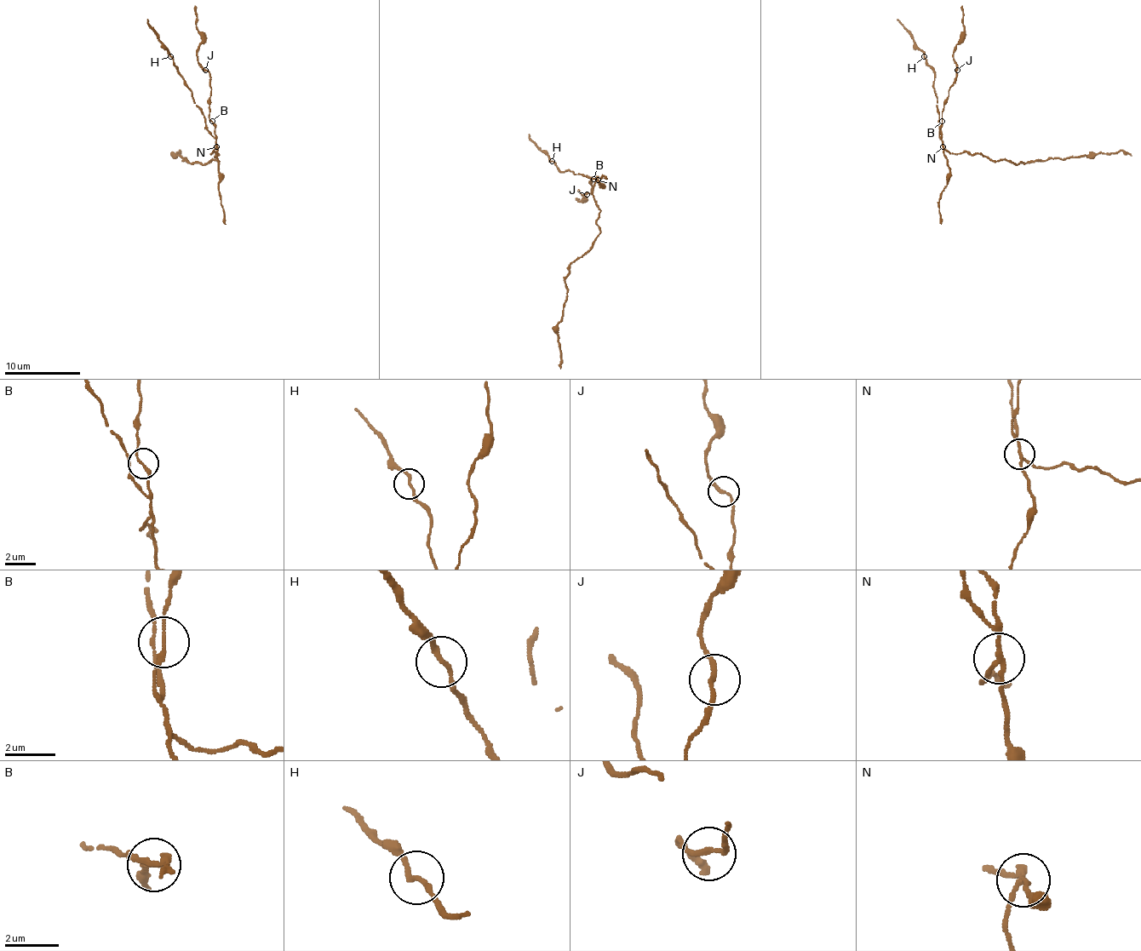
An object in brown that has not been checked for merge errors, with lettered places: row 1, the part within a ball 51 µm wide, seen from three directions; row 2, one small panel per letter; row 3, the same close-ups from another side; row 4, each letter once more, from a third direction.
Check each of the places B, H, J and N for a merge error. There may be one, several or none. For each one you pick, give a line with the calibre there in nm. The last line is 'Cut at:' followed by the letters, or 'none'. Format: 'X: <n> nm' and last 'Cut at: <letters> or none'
N: 170 nm
Cut at: N

